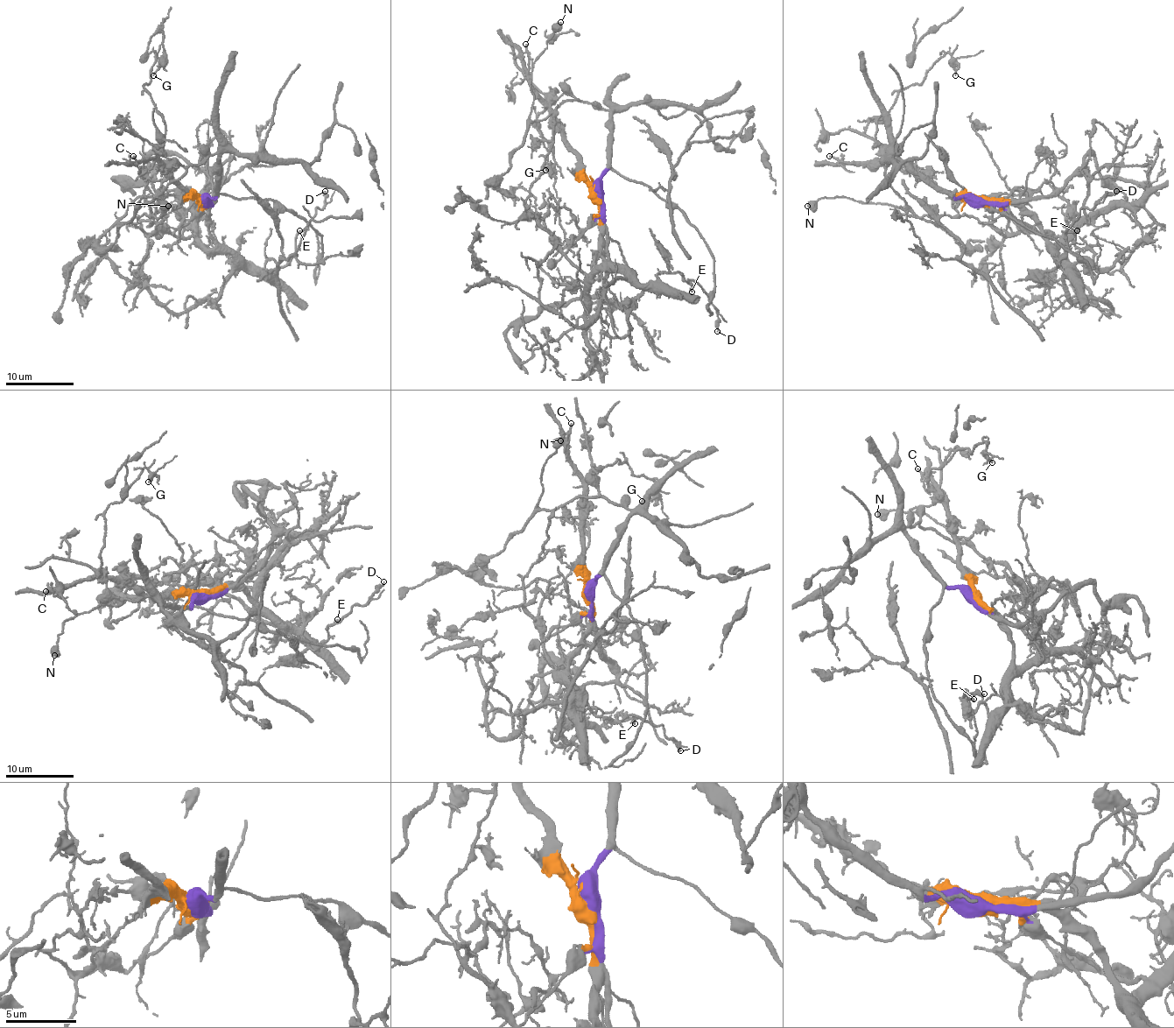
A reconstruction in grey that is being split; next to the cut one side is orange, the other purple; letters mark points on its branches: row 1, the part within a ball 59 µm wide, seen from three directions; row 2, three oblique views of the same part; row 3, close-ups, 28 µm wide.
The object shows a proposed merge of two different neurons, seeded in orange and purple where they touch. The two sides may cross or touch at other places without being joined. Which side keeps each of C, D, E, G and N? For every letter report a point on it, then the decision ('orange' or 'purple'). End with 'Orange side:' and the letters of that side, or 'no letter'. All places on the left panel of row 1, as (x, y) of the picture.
C: place (133, 156); orange
D: place (325, 191); orange
E: place (299, 230); orange
G: place (153, 75); orange
N: place (168, 206); purple
Orange side: C, D, E, G

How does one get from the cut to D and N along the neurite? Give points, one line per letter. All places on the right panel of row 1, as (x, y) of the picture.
D: (980, 201), (1014, 203), (1068, 269), (1058, 259), (1058, 265), (1066, 254), (1065, 230), (1080, 209), (1116, 191)
N: (980, 201), (934, 189), (896, 153), (885, 180), (905, 201), (903, 206), (846, 198), (820, 198), (807, 206)

